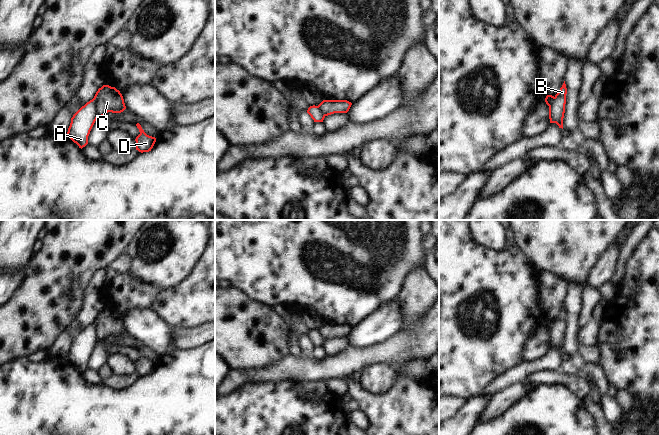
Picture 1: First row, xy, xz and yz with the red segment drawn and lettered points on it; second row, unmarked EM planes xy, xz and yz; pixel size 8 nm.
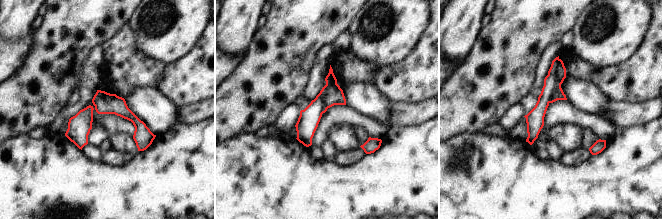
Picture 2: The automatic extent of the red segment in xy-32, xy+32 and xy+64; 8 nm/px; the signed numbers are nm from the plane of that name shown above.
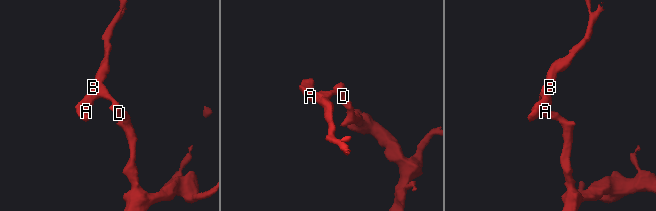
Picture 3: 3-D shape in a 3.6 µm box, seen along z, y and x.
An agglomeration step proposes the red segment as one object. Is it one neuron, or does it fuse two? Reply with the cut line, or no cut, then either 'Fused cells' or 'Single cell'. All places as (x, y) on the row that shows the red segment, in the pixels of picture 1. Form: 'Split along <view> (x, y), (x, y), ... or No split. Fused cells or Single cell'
Split along xy (92, 99), (95, 105), (95, 113), (98, 116). Fused cells.

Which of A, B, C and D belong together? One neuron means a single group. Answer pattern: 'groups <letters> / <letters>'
groups A B / C D

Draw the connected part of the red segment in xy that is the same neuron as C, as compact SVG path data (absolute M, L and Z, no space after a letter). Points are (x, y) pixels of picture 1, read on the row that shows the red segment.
M103 85L99 88L93 100L95 102L95 112L98 117L102 117L108 112L121 113L126 109L120 91L109 85Z

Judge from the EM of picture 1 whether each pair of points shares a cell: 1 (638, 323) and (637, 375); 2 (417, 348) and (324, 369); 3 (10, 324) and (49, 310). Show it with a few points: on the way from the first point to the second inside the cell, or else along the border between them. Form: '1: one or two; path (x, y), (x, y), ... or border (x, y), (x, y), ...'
1: one; path (638, 336), (638, 362)
2: one; path (394, 351), (359, 357), (347, 362)
3: one; path (20, 324), (24, 320), (30, 320), (39, 311)

